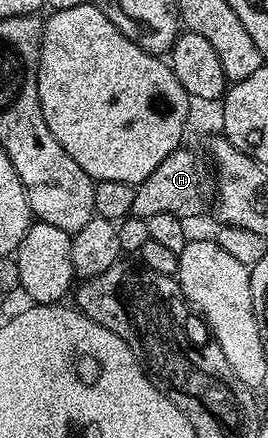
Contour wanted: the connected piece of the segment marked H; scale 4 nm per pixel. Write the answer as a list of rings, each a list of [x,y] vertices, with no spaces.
[[[182,147],[167,155],[167,159],[163,159],[163,163],[159,163],[159,167],[155,167],[155,171],[151,171],[151,175],[136,186],[132,216],[147,219],[151,215],[170,213],[182,219],[197,217],[208,201],[210,204],[214,189],[208,166],[205,167],[188,147]]]

